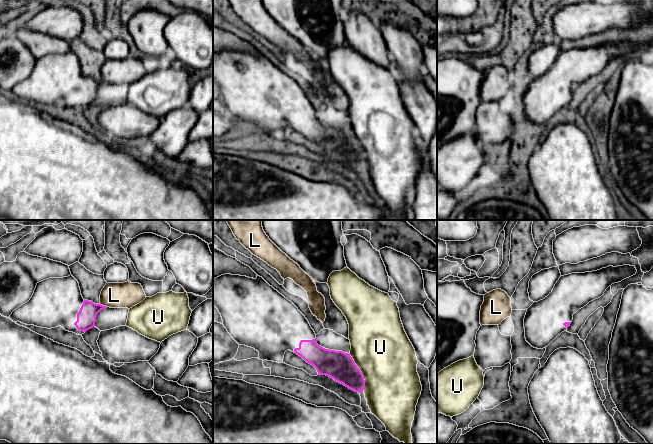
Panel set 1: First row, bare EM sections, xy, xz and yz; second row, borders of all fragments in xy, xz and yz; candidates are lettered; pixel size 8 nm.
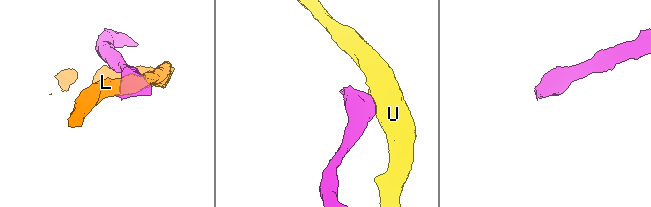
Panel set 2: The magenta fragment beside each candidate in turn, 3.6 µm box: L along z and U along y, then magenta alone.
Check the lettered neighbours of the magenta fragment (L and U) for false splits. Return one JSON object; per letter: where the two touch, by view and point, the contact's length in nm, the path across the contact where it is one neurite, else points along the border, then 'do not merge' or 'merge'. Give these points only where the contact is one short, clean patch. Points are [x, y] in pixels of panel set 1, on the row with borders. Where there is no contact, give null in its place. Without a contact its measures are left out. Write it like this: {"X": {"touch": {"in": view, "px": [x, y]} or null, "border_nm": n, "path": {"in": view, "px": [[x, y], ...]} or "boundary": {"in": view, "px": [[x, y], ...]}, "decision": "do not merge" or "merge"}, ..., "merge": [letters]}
{"L": {"touch": {"in": "xy", "px": [102, 305]}, "border_nm": 70, "decision": "do not merge"}, "U": {"touch": {"in": "xz", "px": [360, 371]}, "border_nm": 320, "boundary": {"in": "xz", "px": [[349, 353], [363, 376], [364, 389]]}, "decision": "do not merge"}, "merge": []}

